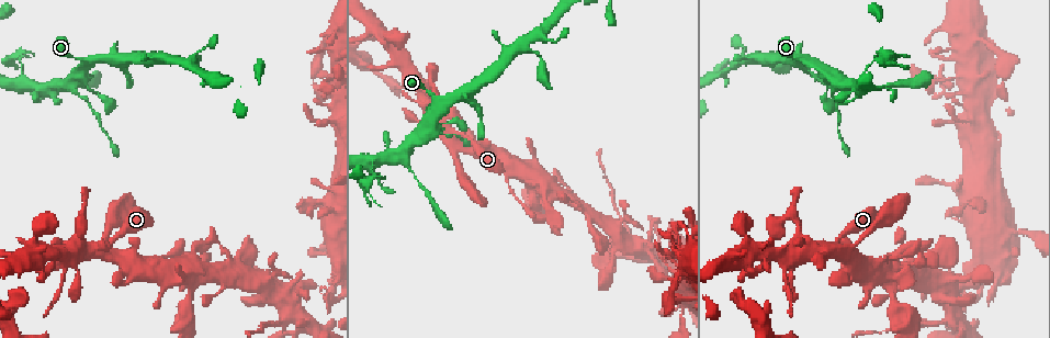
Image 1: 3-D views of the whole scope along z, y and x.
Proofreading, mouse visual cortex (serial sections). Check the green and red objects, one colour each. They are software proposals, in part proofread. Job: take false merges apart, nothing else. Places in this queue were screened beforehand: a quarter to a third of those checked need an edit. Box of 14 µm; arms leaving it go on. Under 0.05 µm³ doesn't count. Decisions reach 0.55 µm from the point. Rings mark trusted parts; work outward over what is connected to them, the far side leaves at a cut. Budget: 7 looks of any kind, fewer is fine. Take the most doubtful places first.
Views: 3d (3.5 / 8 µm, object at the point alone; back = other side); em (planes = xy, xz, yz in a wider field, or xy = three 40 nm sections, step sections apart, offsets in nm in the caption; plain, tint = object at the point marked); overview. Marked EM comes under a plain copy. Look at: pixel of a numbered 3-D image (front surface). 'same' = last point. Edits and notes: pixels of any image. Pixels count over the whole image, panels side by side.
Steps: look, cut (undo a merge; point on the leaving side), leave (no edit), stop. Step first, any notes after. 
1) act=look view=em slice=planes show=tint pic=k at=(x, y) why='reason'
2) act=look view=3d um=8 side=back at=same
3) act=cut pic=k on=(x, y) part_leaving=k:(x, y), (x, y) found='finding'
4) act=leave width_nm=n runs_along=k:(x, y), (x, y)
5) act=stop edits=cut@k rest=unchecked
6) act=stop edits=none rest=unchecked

act=look view=em slice=xy step=1 show=tint pic=1 at=(841, 251) why='four arms meet'

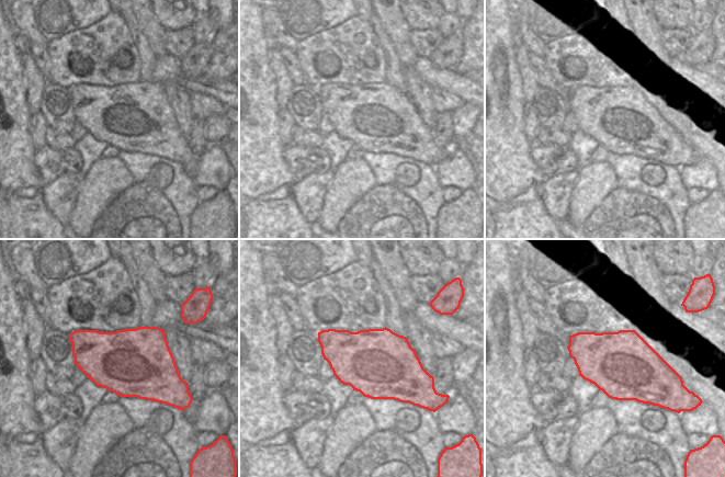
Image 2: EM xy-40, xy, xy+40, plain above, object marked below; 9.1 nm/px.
act=look view=3d um=3.5 at=same why='wider look'

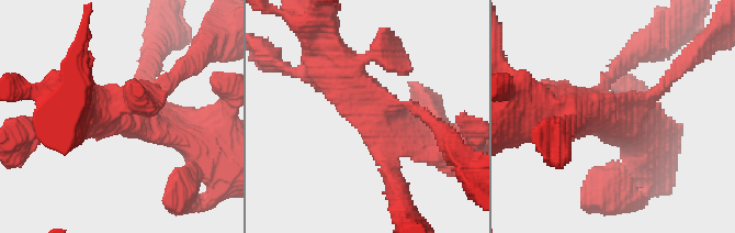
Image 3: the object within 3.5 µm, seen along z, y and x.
act=leave arm_widths_nm=200,200,400,600 runs_along=3:(623, 62), (603, 102), (641, 140) found='one cell here'

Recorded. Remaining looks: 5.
act=look view=3d um=3.5 pic=1 at=(278, 324)

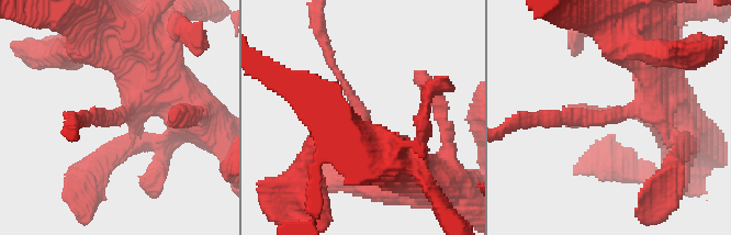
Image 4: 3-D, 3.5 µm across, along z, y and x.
act=look view=em slice=xy step=5 show=tint pic=4 at=(618, 114) arm_widths_nm=150,500

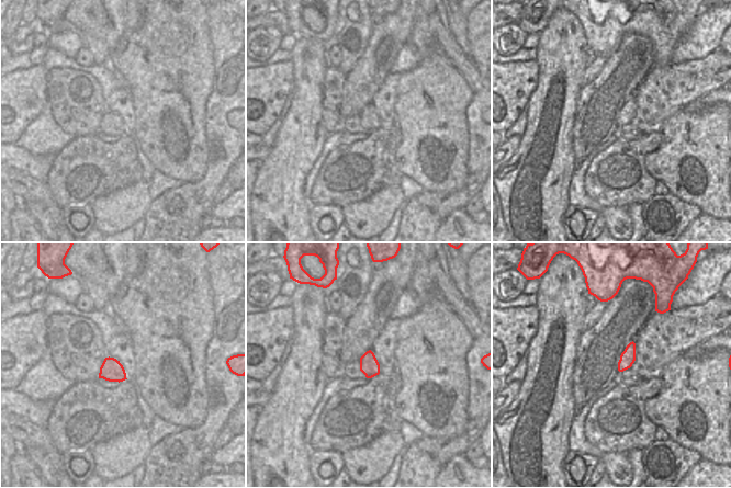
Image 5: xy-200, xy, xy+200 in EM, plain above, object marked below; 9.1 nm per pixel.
act=leave runs_along=4:(395, 164), (382, 156), (335, 68) found='continuous, no second cell'

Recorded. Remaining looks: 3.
act=look view=3d um=3.5 pic=1 at=(794, 219) why='narrows sharply'

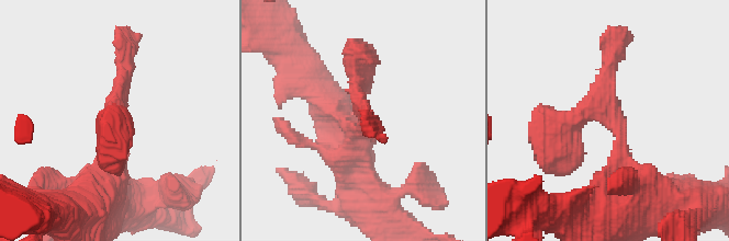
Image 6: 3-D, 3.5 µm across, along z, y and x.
act=look view=em slice=planes show=tint pic=6 at=(611, 123) why='shape alone is not enough'

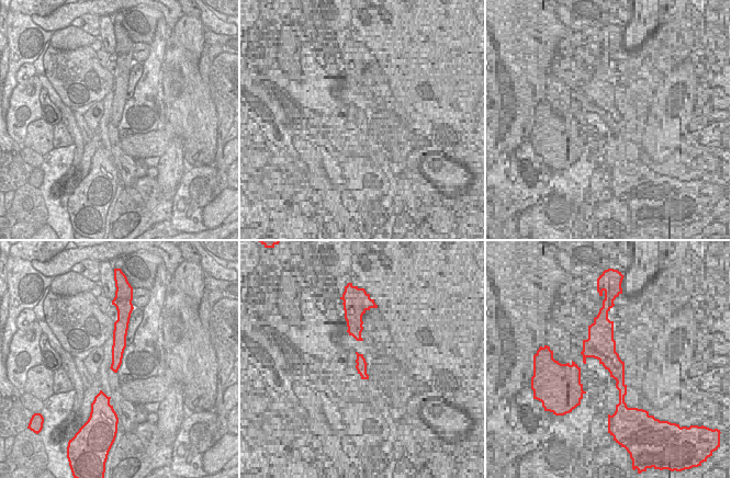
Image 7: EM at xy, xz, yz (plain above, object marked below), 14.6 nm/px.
act=leave runs_along=6:(639, 204), (599, 110), (554, 139) found='continuous, no second cell'

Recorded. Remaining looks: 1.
act=stop edits=none rest=unchecked

